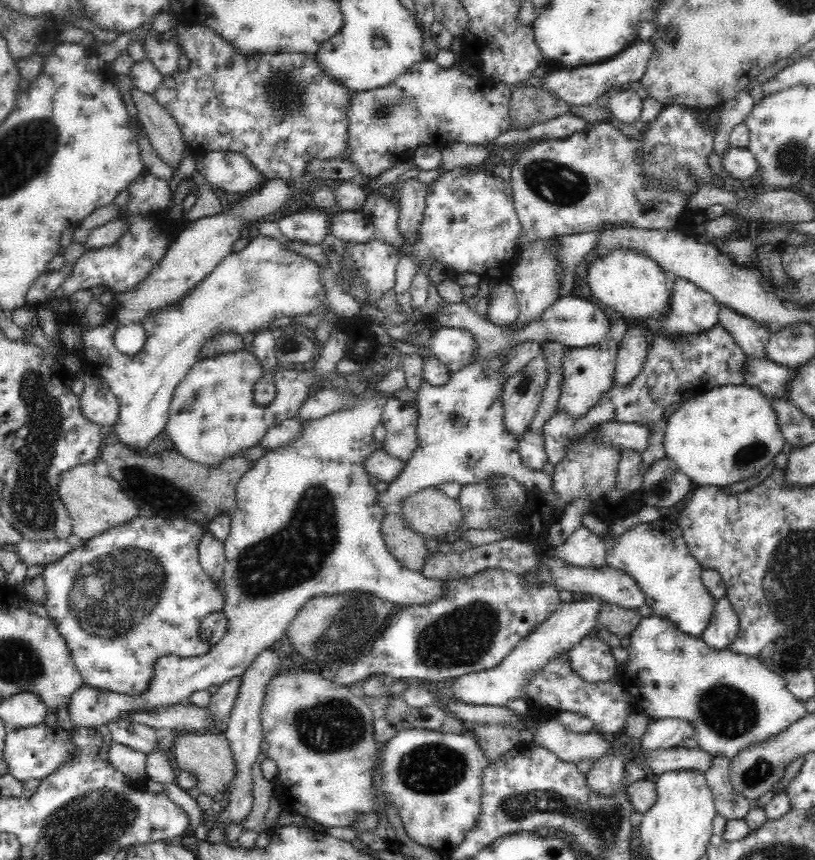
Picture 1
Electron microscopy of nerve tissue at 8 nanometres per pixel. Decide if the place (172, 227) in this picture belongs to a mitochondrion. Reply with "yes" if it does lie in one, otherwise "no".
no

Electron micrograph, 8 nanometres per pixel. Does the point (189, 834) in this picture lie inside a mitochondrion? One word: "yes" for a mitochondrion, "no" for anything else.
no

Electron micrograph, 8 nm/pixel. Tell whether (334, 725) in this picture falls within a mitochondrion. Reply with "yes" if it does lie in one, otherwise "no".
yes

